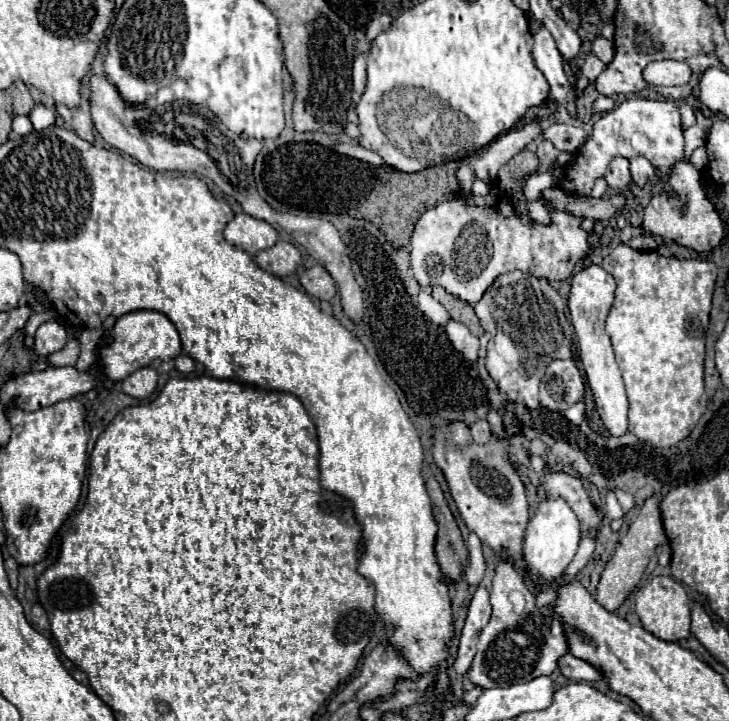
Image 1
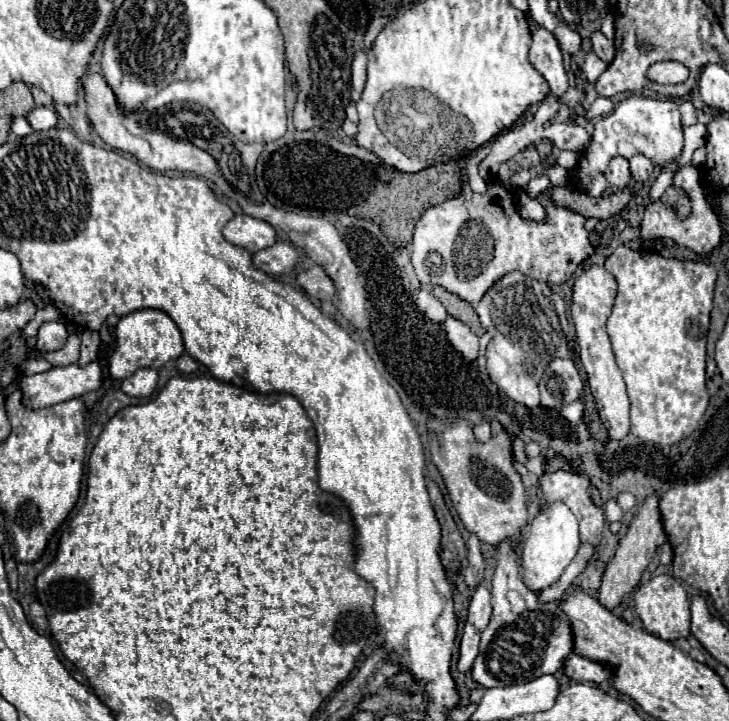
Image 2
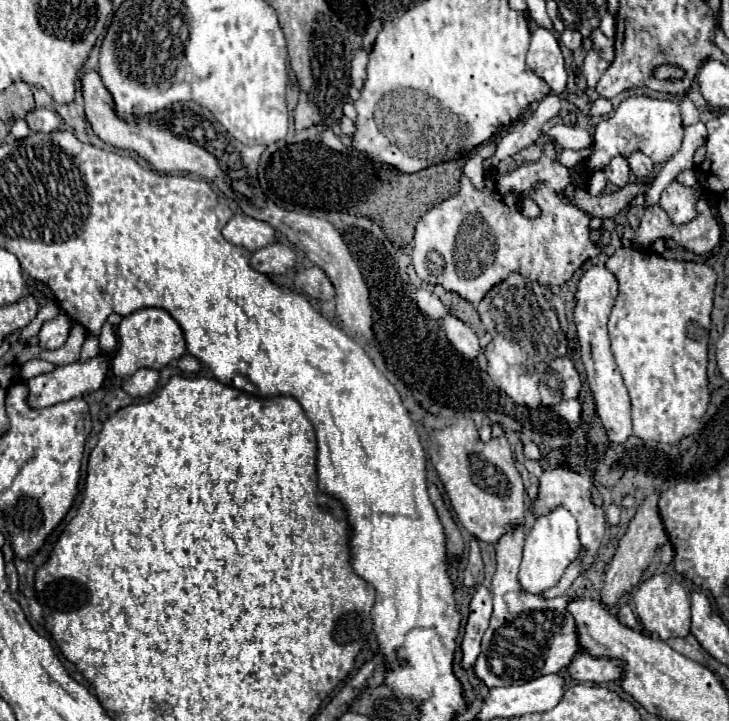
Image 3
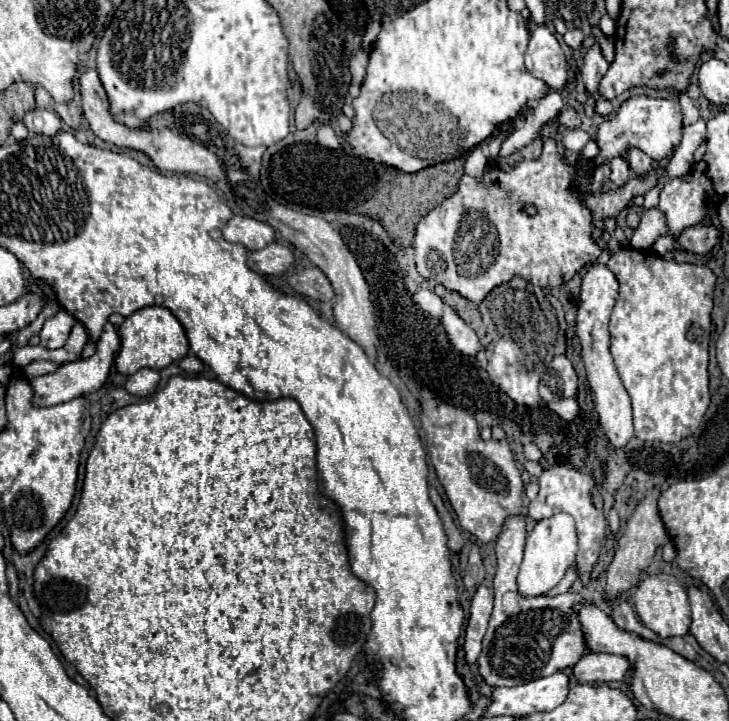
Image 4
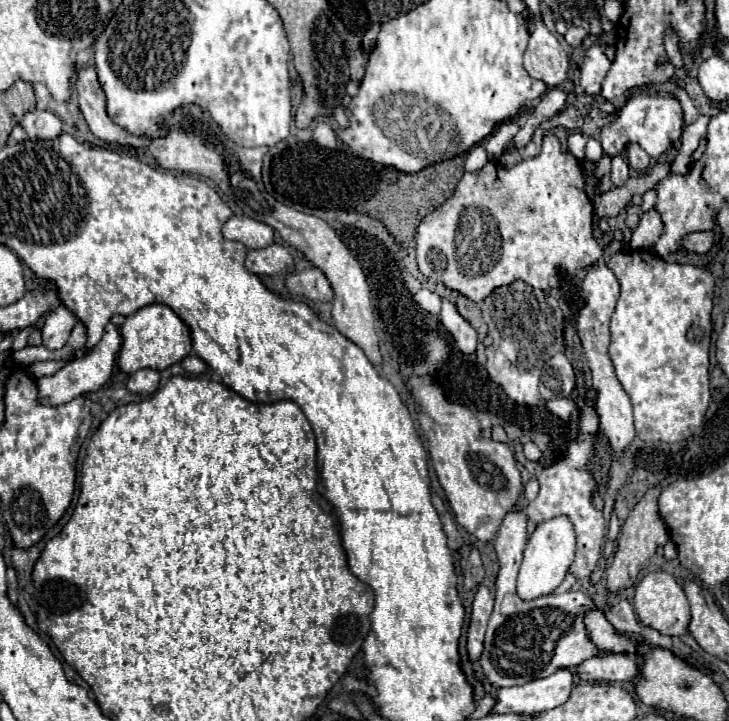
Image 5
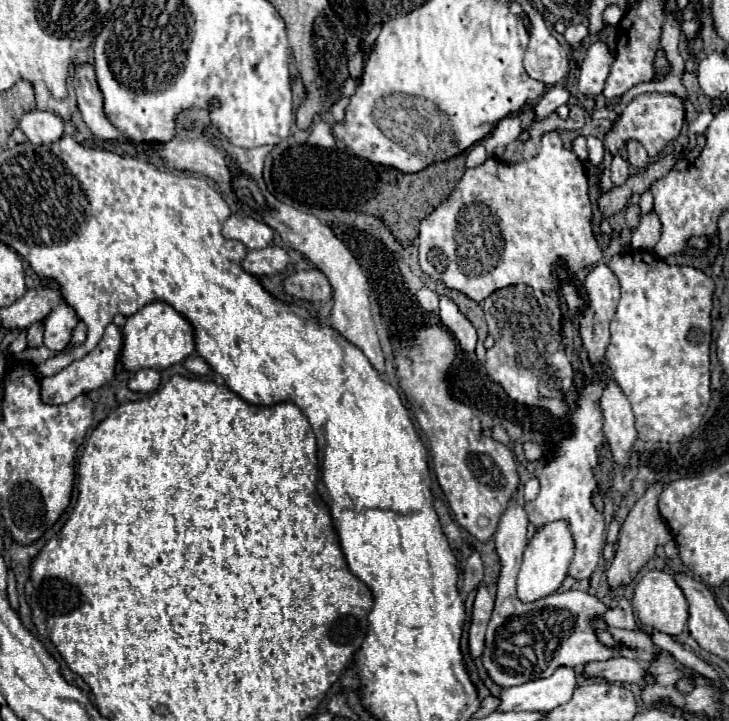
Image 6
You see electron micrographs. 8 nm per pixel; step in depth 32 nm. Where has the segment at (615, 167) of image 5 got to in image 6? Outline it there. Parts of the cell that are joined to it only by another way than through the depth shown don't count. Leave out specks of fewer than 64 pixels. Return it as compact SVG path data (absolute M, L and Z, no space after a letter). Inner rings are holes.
M614 154L610 170L612 170L612 182L614 182L614 186L622 186L628 180L628 176L630 176L628 162L620 154Z

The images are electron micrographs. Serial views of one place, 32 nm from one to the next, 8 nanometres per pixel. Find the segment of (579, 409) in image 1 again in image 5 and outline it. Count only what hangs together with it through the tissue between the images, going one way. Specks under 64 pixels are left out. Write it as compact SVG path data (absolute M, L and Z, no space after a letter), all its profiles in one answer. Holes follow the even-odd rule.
M554 398L554 400L548 400L548 402L544 400L544 406L552 414L556 414L560 418L566 418L566 420L571 419L578 410L576 403L568 400L568 398Z

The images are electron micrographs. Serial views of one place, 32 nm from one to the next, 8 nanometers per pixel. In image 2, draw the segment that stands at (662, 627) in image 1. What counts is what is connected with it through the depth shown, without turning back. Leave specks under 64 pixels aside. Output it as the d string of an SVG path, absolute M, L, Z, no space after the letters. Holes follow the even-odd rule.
M660 574L648 580L646 584L642 584L634 594L634 604L636 604L636 612L642 620L644 630L648 630L650 634L662 640L686 638L690 634L690 600L686 590L674 576Z

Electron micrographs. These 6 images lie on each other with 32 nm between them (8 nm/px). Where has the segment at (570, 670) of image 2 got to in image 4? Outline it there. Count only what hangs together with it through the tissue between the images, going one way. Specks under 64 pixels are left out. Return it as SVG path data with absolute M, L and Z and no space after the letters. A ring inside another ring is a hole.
M588 654L574 668L572 674L580 682L614 682L632 676L632 662L614 654Z

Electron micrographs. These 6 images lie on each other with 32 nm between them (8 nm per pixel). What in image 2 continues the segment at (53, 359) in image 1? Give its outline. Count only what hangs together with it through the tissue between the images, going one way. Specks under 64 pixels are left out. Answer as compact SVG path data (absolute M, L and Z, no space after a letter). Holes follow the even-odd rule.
M78 328L74 334L68 336L64 348L56 350L56 352L46 352L40 354L44 360L48 360L52 366L68 366L68 364L76 364L78 362L78 354L80 354L80 336L82 336L82 328Z

